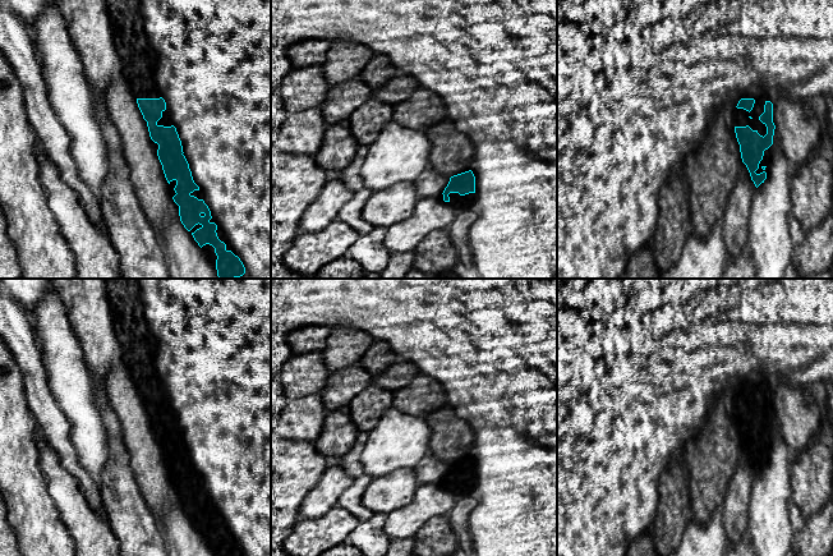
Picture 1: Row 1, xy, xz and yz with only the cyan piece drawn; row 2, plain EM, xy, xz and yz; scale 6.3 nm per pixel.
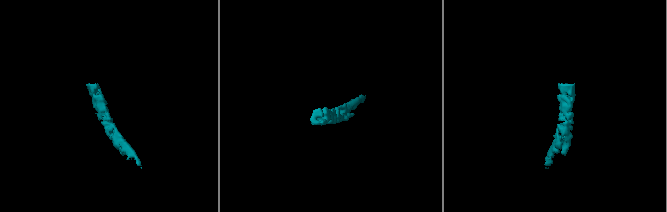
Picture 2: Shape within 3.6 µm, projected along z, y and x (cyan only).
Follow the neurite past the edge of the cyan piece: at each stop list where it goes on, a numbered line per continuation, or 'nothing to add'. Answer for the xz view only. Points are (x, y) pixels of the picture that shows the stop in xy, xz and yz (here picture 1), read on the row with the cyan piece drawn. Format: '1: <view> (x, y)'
1: xz (454, 197)

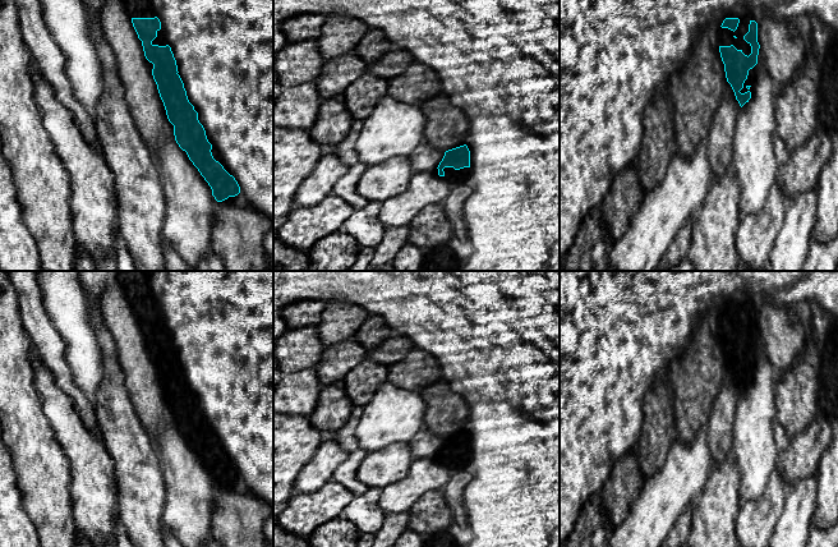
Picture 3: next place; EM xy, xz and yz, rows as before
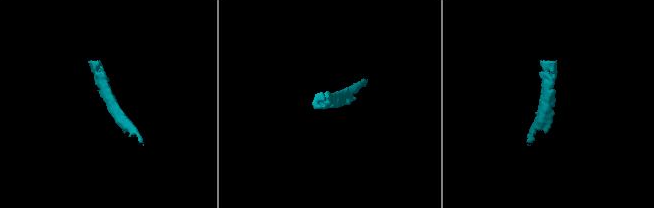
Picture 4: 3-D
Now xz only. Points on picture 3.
1: xz (449, 171)

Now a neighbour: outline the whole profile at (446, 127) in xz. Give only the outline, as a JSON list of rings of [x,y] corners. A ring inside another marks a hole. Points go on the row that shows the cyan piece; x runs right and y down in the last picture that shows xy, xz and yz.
[[[442,92],[419,107],[425,116],[425,143],[445,152],[466,144],[469,120],[447,95]]]

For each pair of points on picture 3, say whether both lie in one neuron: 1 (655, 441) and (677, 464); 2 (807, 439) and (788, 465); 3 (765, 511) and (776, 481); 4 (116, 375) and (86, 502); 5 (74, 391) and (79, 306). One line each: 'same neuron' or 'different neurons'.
1: different neurons
2: same neuron
3: same neuron
4: different neurons
5: different neurons

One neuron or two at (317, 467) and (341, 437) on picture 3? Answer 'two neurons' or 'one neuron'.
one neuron

